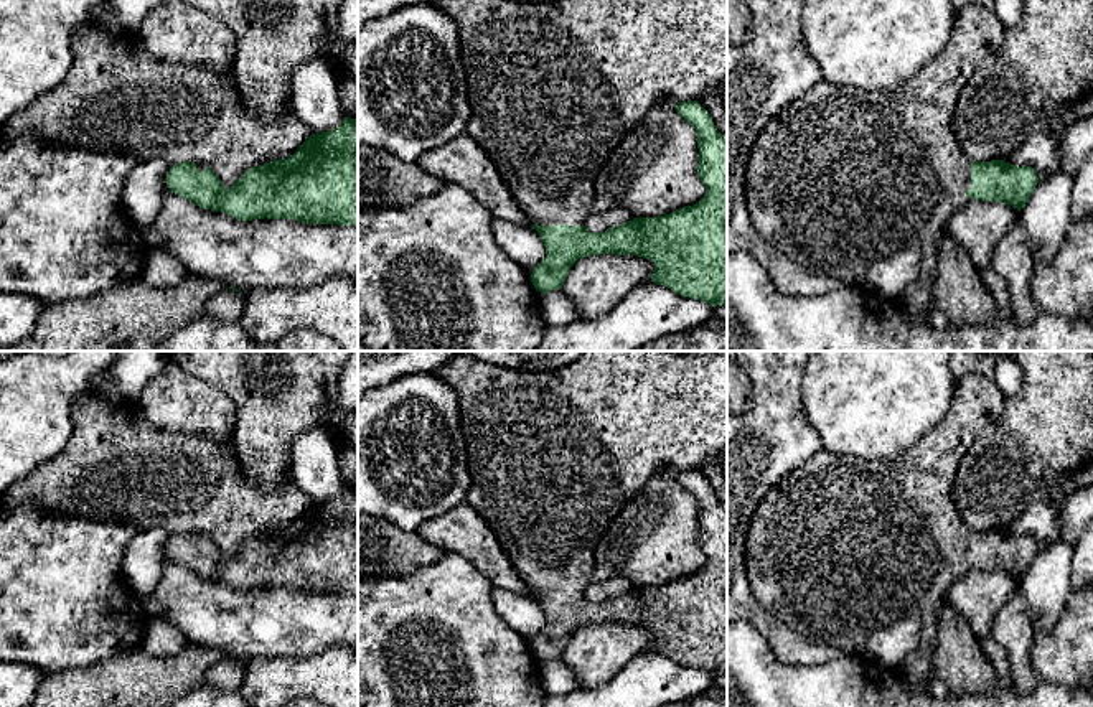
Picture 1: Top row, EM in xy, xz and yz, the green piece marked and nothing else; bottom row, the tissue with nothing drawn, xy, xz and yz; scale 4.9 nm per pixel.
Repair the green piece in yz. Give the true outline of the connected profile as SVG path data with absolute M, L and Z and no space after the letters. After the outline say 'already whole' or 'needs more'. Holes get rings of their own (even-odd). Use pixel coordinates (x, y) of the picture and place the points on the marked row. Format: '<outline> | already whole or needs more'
M978 3L964 5L955 13L945 49L902 86L890 91L862 91L821 79L781 109L760 132L747 163L747 209L760 236L811 274L834 277L846 285L864 285L865 272L879 257L917 246L922 250L918 279L908 283L895 302L903 305L913 320L925 311L933 303L936 247L951 214L971 199L1006 203L1020 211L1039 183L1032 166L1004 160L971 162L951 129L963 86L974 69L1001 48L1004 31L994 10Z | needs more

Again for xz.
M437 0L434 5L458 25L470 97L465 135L488 153L546 246L546 257L531 274L534 288L542 293L562 288L579 259L631 254L654 262L656 285L714 308L727 305L727 138L696 101L727 77L727 0ZM659 99L676 101L679 117L697 132L704 198L664 216L633 218L605 232L590 232L584 222L600 168Z | needs more

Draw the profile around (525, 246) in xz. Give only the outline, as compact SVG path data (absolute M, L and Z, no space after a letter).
M495 216L491 231L498 246L531 277L532 270L546 257L546 246L539 232Z

